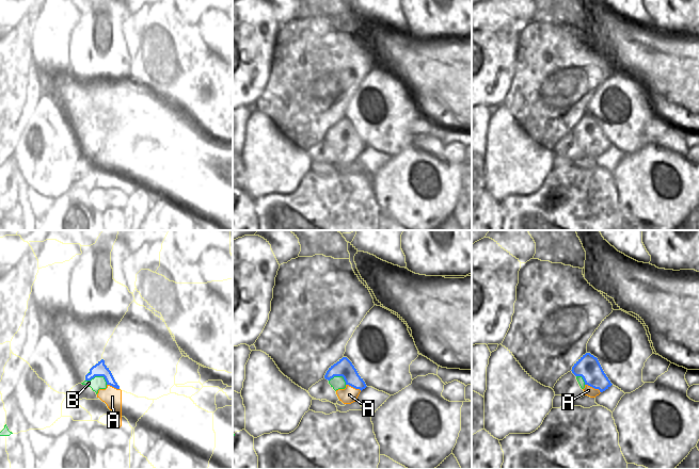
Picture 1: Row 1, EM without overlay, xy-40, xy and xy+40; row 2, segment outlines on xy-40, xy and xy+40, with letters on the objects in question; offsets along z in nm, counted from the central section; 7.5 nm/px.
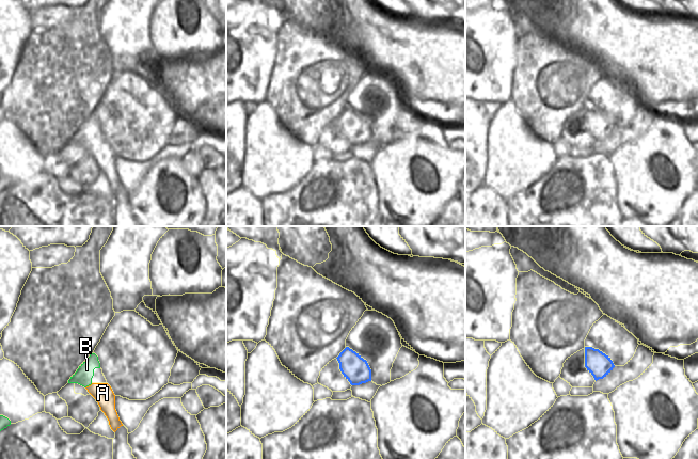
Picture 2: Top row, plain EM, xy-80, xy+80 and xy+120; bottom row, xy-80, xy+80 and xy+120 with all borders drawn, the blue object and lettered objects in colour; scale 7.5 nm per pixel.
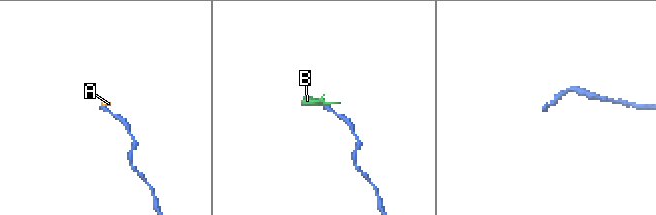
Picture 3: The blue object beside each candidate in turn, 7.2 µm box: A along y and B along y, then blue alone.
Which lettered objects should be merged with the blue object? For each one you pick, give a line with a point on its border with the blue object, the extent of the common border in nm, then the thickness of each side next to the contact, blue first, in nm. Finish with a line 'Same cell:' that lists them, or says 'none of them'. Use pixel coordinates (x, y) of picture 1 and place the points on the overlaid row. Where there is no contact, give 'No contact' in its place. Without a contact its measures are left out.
Same cell: none of them

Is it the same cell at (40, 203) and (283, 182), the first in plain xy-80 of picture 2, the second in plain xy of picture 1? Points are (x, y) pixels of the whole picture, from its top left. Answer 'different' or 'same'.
different

